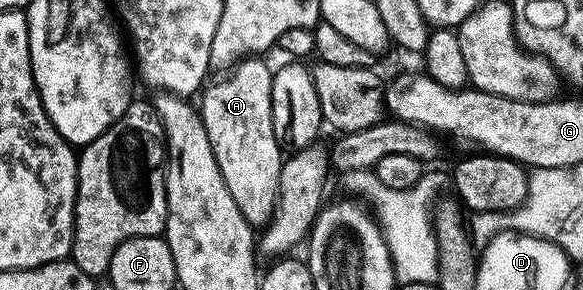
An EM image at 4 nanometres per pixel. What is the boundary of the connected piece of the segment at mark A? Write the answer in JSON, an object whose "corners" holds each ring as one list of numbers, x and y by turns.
{"corners":[[246,59,226,76,226,81,204,90,205,98,199,101,199,112,207,139,211,139,211,151,215,155,215,163,219,163,219,171,223,175,223,183,227,183,227,191,231,191,231,199,235,199,235,207,247,219,250,227,265,227,273,219,273,211,277,207,279,191,279,175,283,160,283,146,275,135,273,112,271,111,271,87,273,73,261,59]]}

